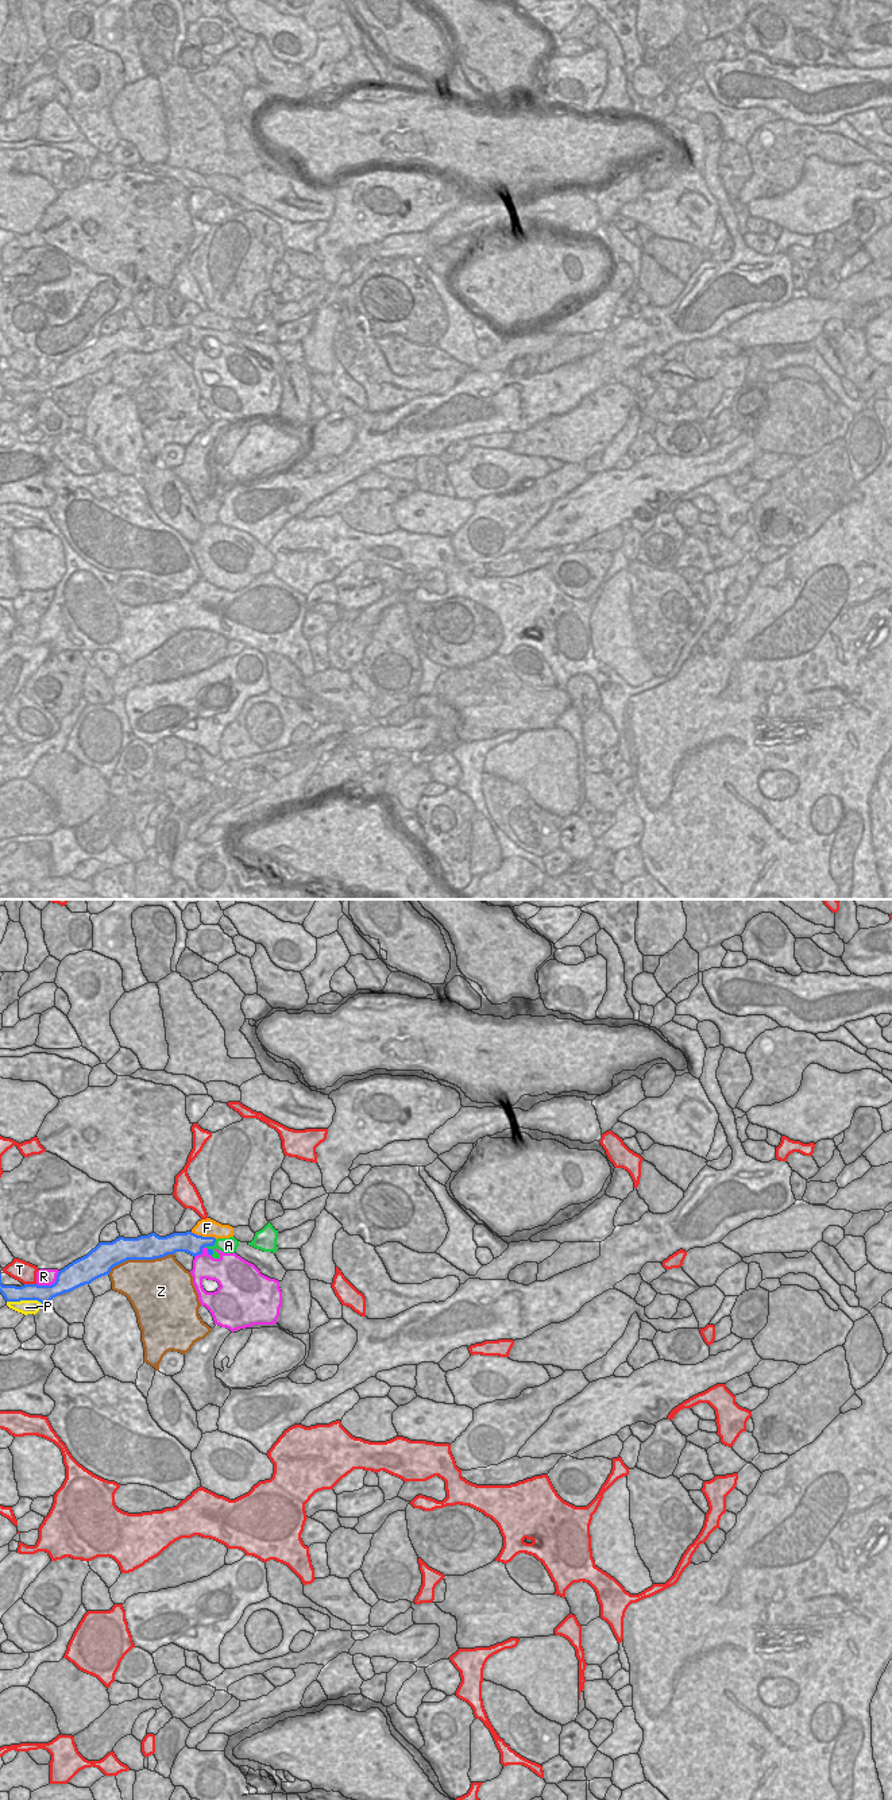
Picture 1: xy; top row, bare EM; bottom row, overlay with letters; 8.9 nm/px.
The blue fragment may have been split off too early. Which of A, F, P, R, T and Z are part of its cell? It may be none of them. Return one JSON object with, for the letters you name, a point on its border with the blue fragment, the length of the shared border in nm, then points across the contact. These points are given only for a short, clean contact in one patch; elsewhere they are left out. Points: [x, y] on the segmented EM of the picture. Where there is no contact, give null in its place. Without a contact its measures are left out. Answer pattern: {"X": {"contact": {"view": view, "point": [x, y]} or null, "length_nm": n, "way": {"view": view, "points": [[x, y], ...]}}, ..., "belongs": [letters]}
{"A": {"contact": {"view": "xy", "point": [211, 1249]}, "length_nm": 150, "way": {"view": "xy", "points": [[189, 1242], [205, 1242], [211, 1249], [228, 1245]]}}, "belongs": ["A"]}

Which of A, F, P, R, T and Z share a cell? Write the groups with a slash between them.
A / F / P / R / T / Z

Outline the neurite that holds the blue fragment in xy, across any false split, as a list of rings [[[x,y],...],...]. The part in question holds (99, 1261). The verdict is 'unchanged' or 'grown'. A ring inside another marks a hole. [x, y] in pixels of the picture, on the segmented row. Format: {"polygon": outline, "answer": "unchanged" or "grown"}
{"polygon": [[[192,1232],[173,1233],[166,1237],[159,1237],[155,1233],[138,1238],[119,1237],[112,1242],[100,1242],[86,1256],[61,1269],[51,1286],[3,1286],[0,1273],[0,1292],[7,1302],[38,1300],[43,1304],[58,1295],[109,1275],[113,1267],[127,1260],[154,1260],[175,1252],[186,1252],[196,1257],[202,1254],[204,1248],[213,1259],[220,1259],[217,1249],[224,1253],[235,1253],[239,1242],[235,1237],[216,1240]]], "answer": "grown"}

